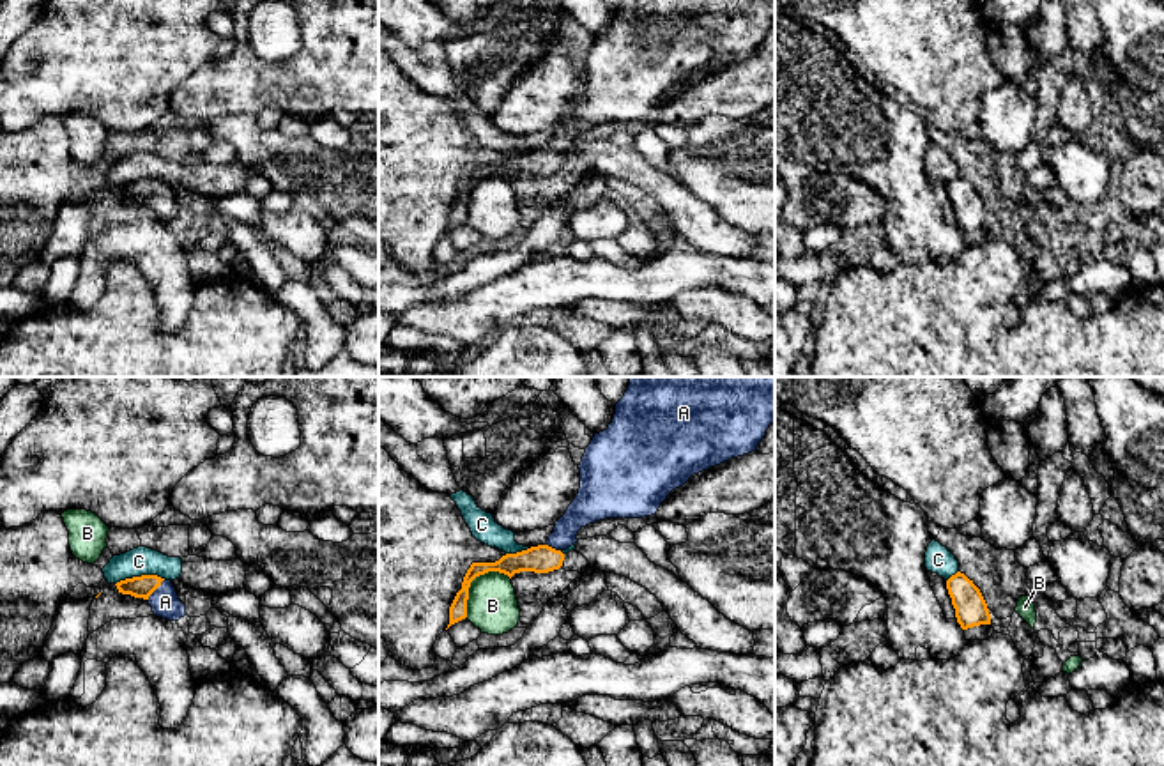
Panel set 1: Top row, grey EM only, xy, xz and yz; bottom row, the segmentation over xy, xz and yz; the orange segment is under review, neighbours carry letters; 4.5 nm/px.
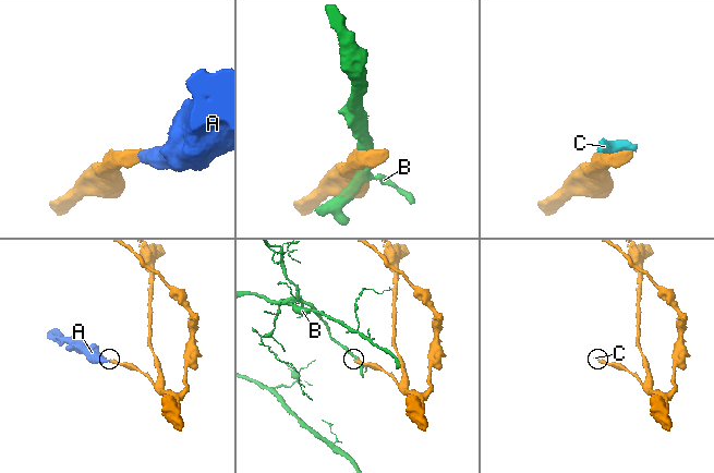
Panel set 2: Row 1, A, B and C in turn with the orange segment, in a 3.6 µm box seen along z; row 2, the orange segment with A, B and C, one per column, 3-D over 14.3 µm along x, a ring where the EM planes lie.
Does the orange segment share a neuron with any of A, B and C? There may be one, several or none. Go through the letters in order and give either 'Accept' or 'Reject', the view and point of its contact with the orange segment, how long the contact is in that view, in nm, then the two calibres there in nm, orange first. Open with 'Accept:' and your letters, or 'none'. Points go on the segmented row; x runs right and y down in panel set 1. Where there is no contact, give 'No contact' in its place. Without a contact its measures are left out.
Accept: A
A: Accept. Touches orange at xy (156, 588). Shared border 130 nm. Thickness 100 nm (orange) against 130 nm
B: Reject. Touches orange at xz (473, 579). Shared border 280 nm. Thickness 100 nm (orange) against 240 nm
C: Reject. Touches orange at xy (142, 575). Shared border 240 nm. Thickness 100 nm (orange) against 130 nm

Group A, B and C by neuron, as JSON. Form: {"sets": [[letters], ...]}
{"sets": [["A"], ["B"], ["C"]]}

